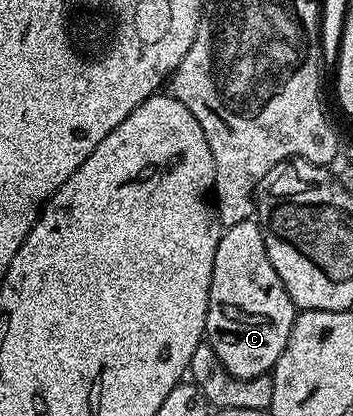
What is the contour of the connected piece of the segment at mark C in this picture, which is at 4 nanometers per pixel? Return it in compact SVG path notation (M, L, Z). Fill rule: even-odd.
M253 220L228 227L219 240L219 248L215 248L205 317L205 338L223 368L236 378L269 374L279 356L283 356L283 348L287 348L298 313L267 256L261 227Z

